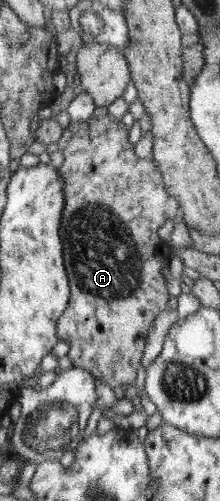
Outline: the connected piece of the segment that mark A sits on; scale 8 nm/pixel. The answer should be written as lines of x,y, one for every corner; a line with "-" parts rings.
107,114
103,118
91,117
91,119
82,123
71,121
69,127
63,130
63,136
58,145
65,158
59,170
65,206
63,206
63,214
61,214
61,222
59,222
59,235
61,235
61,243
63,243
63,264
65,271
67,271
67,277
69,277
71,297
67,308
63,310
63,314
59,316
57,321
57,339
69,343
68,355
73,366
91,372
96,378
99,378
103,383
113,388
125,383
134,383
141,357
143,357
149,327
155,321
155,317
161,311
167,309
167,300
170,293
167,289
167,283
165,283
165,277
163,277
163,269
167,266
170,259
171,248
166,241
159,237
158,229
167,220
175,218
179,205
173,197
170,197
165,192
161,171
156,167
155,161
151,160
150,157
146,160
141,160
135,155
133,145
129,144
129,130
121,124
121,121
114,121

